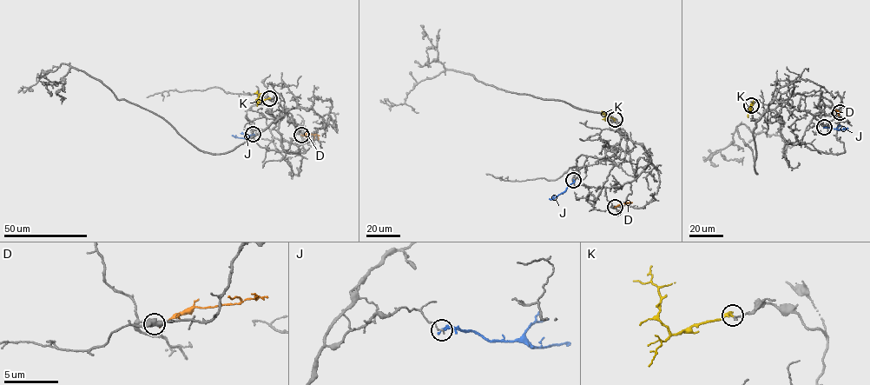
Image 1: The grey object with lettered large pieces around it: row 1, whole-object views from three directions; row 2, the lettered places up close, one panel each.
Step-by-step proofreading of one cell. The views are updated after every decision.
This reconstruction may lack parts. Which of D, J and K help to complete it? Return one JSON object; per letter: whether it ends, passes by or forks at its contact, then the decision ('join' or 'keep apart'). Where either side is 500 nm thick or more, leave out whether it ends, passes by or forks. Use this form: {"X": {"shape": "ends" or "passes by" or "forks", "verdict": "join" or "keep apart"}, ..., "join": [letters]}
{"D": {"shape": "ends", "verdict": "keep apart"}, "J": {"shape": "ends", "verdict": "keep apart"}, "K": {"shape": "ends", "verdict": "keep apart"}, "join": []}

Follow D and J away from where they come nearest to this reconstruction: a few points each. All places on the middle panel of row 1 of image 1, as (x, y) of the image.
D: (615, 206), (629, 202)
J: (573, 180), (563, 192), (549, 199)

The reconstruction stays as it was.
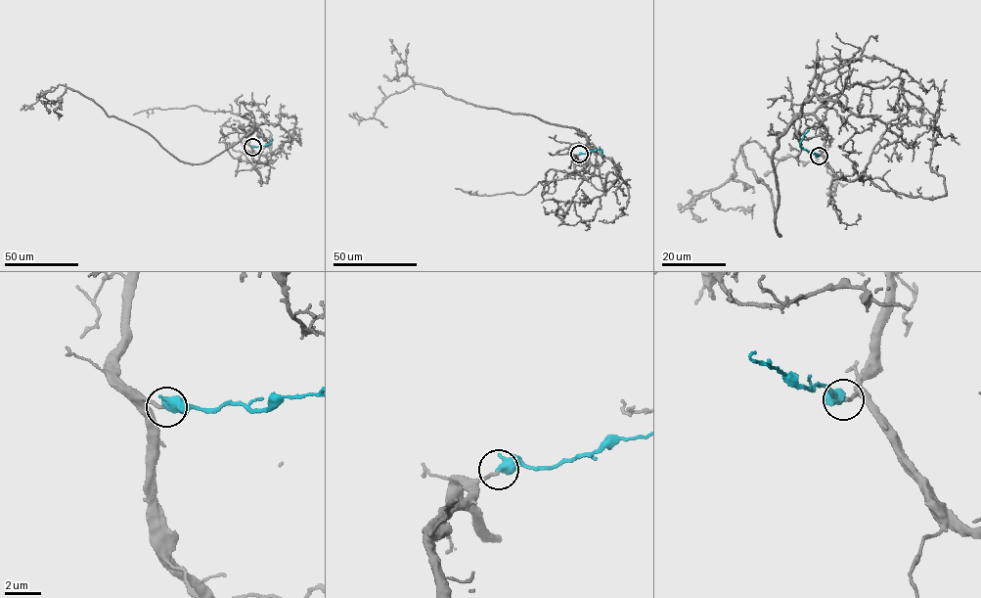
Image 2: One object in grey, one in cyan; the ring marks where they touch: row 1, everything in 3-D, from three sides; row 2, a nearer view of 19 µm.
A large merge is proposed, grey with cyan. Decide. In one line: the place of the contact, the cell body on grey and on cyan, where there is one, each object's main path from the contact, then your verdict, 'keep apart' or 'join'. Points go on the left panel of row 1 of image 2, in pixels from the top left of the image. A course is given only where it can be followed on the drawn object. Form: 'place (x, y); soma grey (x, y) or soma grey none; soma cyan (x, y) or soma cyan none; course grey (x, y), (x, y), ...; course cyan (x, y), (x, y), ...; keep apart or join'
place (252, 147); soma grey none; soma cyan none; course grey (252, 147), (248, 143), (253, 126), (208, 160), (184, 162), (147, 132), (59, 84), (20, 110); course cyan (252, 146), (269, 144), (271, 138); join

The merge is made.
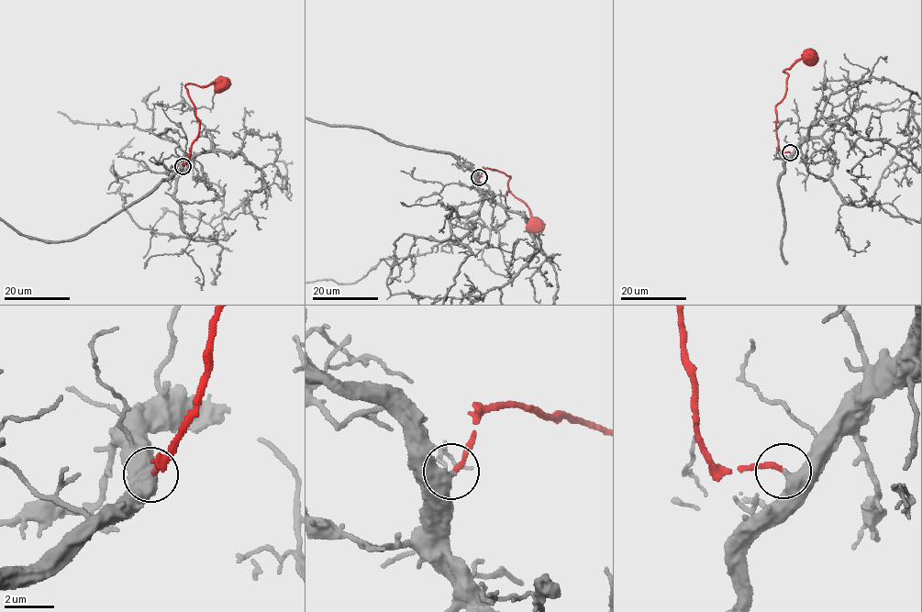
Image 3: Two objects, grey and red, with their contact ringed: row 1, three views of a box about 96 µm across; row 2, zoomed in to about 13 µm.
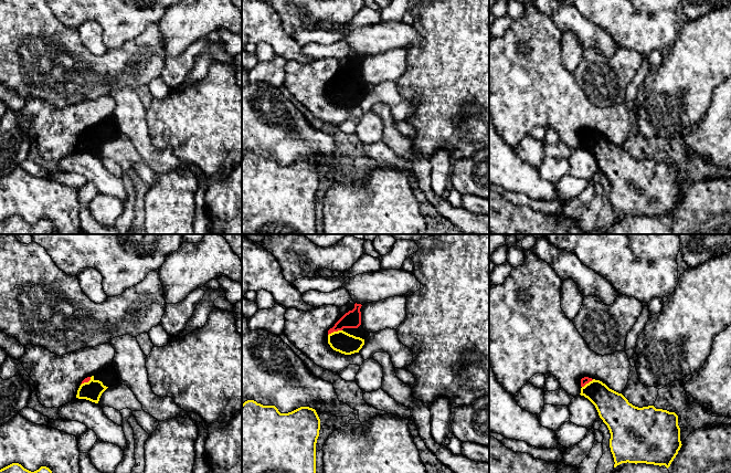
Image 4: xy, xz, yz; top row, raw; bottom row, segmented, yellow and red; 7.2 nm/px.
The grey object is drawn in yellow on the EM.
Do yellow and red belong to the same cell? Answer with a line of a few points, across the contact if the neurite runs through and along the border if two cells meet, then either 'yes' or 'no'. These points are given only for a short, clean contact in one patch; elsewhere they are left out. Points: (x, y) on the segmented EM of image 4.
line xz (341, 342), (335, 332), (345, 322), (351, 319); yes

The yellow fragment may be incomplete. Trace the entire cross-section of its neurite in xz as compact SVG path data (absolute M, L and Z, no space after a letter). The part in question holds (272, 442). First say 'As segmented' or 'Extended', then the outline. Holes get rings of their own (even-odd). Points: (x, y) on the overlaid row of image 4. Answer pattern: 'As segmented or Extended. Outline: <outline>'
As segmented. Outline: M245 401L242 404L242 473L316 473L319 430L320 419L312 408L280 413L275 406Z

